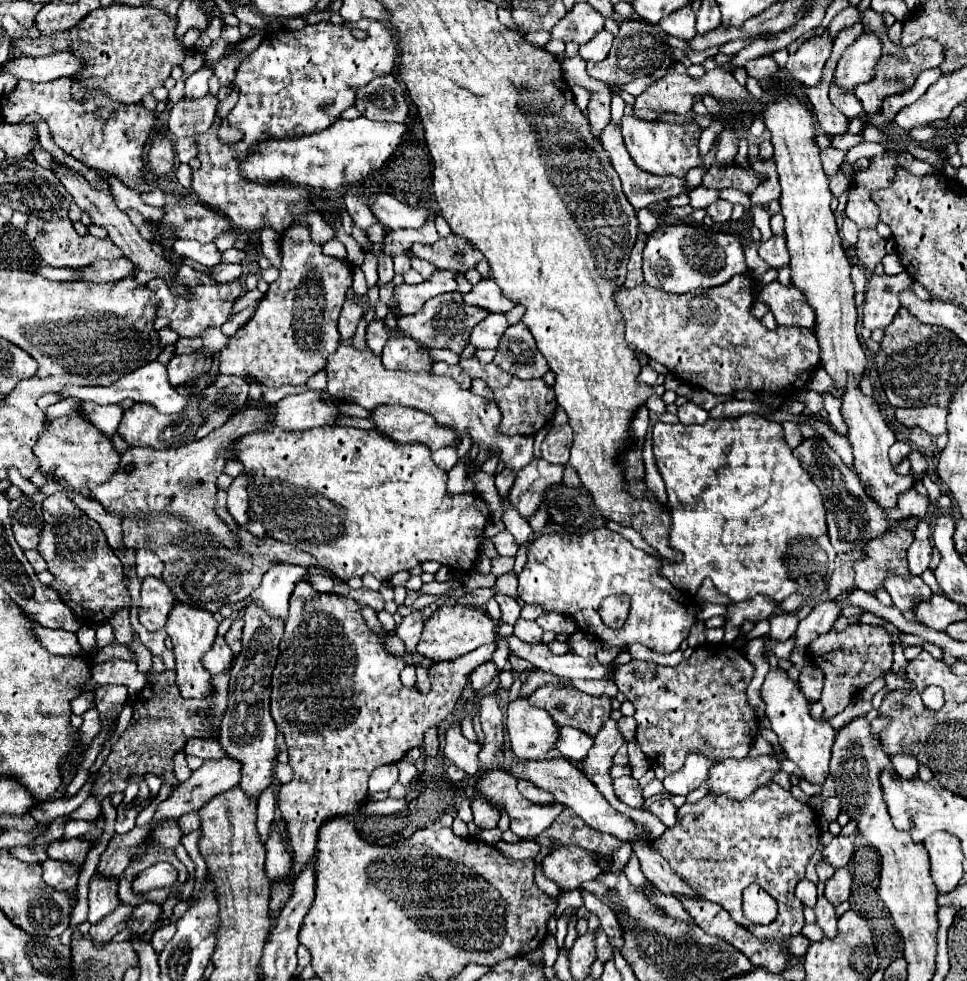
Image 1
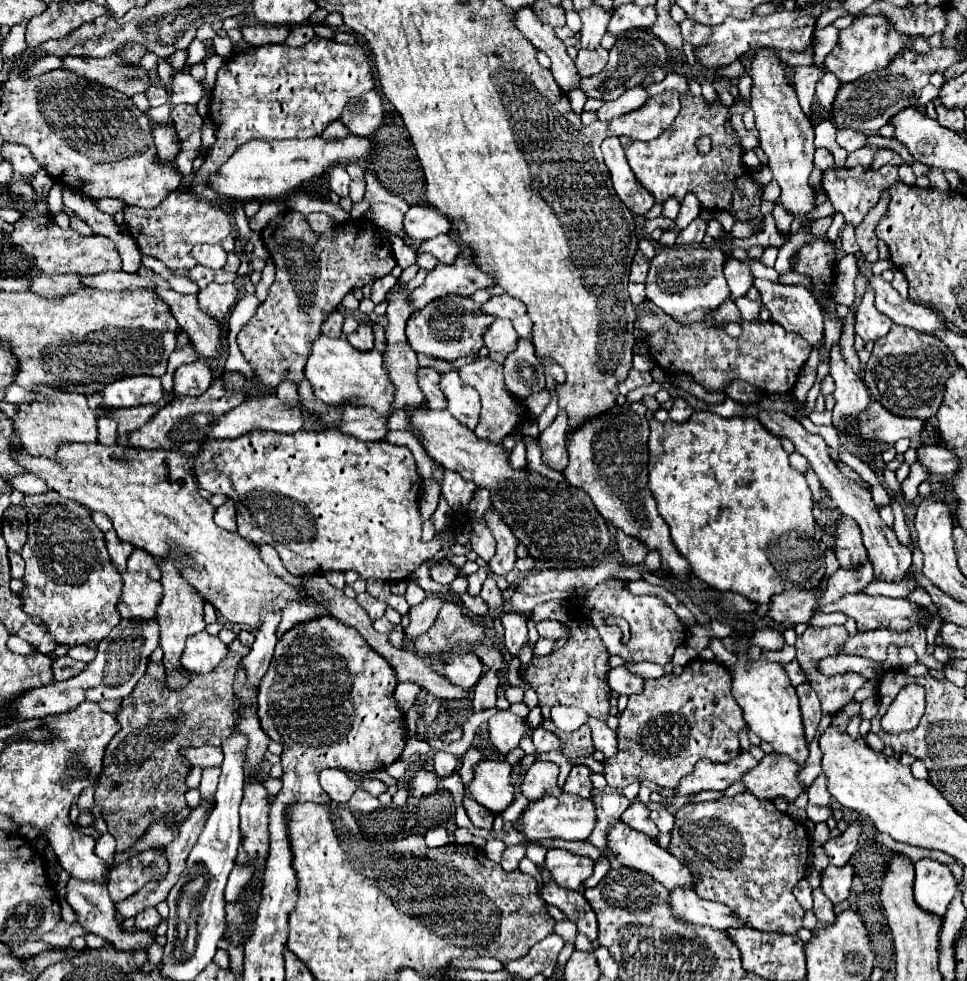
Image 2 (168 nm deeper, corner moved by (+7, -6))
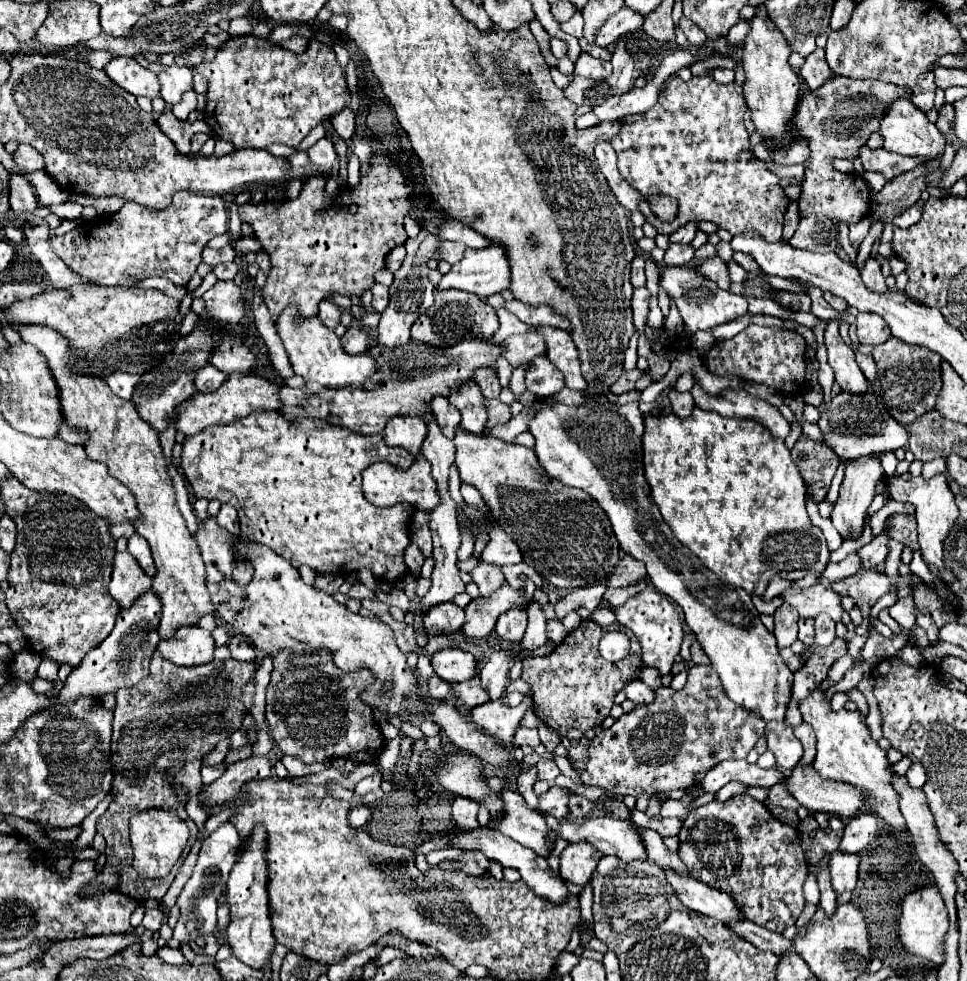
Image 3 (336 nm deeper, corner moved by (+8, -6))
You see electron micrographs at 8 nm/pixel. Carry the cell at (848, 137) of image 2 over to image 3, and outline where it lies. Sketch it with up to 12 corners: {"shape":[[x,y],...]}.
{"shape":[[886,149],[860,151],[866,171],[894,181],[930,159],[902,157]]}

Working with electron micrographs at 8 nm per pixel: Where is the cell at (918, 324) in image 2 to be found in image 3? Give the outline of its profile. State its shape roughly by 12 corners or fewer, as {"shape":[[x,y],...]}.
{"shape":[[868,257],[860,269],[864,285],[874,291],[886,291],[880,261]]}

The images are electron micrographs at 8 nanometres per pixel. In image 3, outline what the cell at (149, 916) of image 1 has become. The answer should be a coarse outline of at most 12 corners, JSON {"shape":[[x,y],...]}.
{"shape":[[146,909],[142,925],[158,931],[162,925],[160,909]]}

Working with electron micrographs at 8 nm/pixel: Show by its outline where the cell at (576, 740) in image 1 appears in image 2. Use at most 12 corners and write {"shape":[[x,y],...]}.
{"shape":[[535,729],[537,753],[559,751],[559,737],[545,729]]}

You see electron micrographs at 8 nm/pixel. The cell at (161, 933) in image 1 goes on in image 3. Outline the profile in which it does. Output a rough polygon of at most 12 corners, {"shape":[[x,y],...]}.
{"shape":[[159,947],[157,955],[173,965],[187,963],[179,948]]}

